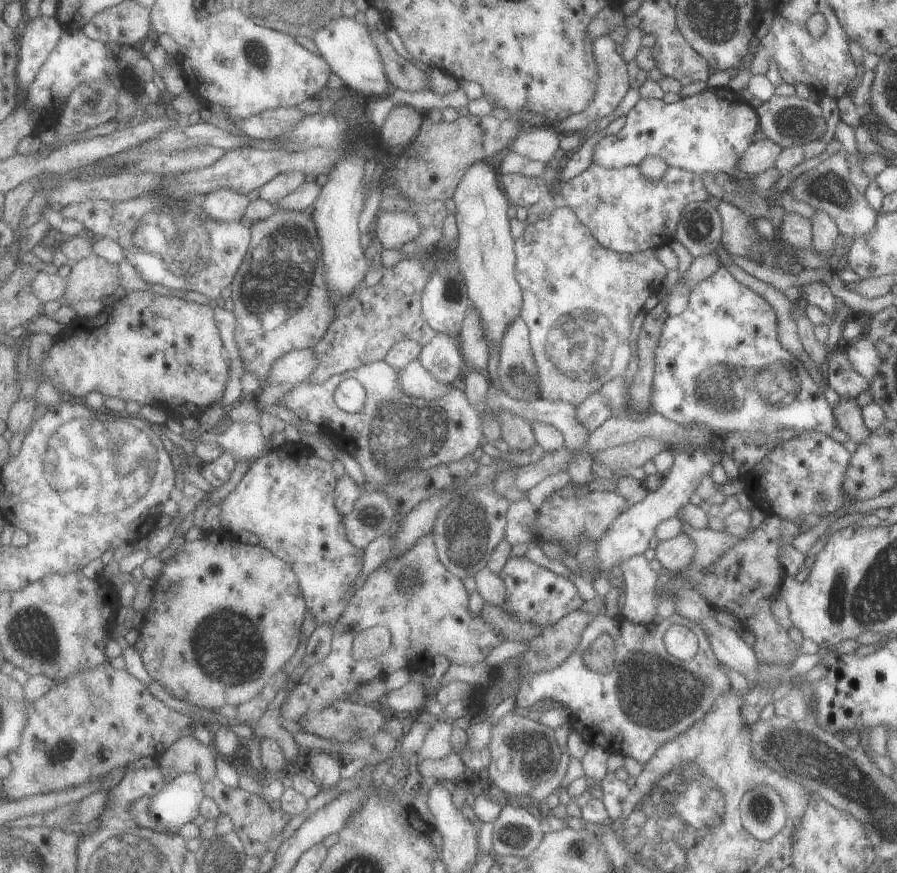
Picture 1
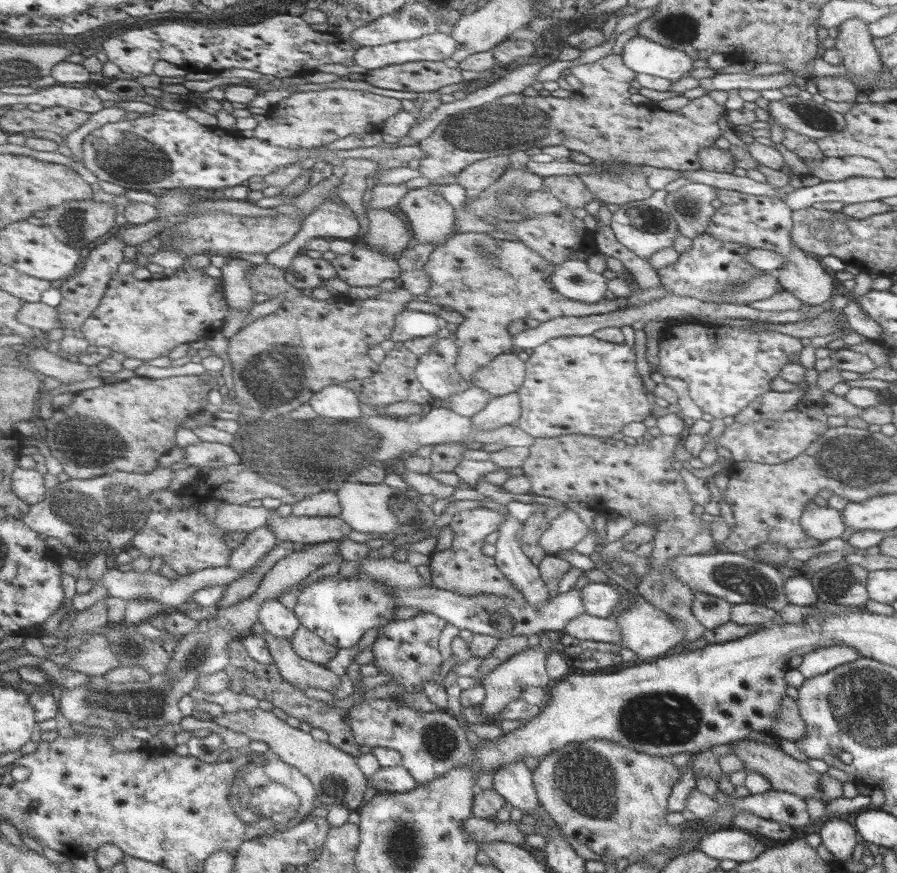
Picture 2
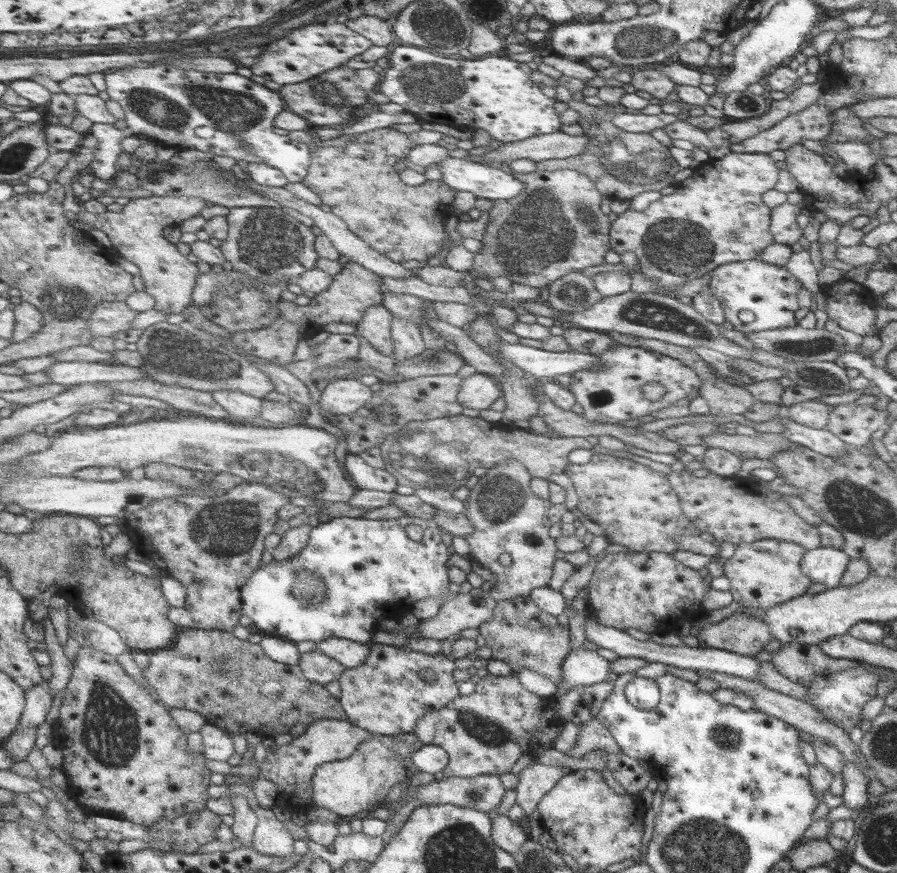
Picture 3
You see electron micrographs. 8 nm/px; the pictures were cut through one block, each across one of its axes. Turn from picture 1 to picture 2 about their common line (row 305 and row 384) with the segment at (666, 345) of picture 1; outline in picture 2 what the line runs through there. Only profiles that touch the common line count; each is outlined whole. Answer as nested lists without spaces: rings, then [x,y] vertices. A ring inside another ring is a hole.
[[[686,320],[680,321],[680,326],[674,328],[666,327],[662,334],[659,346],[658,372],[667,378],[678,378],[688,385],[690,398],[696,406],[696,414],[709,419],[737,415],[738,412],[749,407],[754,400],[760,399],[762,395],[771,392],[770,383],[780,374],[782,365],[790,363],[792,354],[800,354],[804,346],[797,337],[787,336],[785,333],[765,331],[750,333],[748,328],[730,326],[706,326],[700,322],[689,323]]]

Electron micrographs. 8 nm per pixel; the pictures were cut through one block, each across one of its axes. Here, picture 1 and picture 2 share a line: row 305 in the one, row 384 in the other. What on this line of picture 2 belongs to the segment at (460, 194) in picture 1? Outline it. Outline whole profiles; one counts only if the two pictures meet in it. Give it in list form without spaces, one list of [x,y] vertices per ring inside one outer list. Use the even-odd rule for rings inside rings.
[[[512,352],[498,355],[492,363],[480,367],[472,377],[472,384],[494,398],[516,393],[524,380],[525,362]]]

